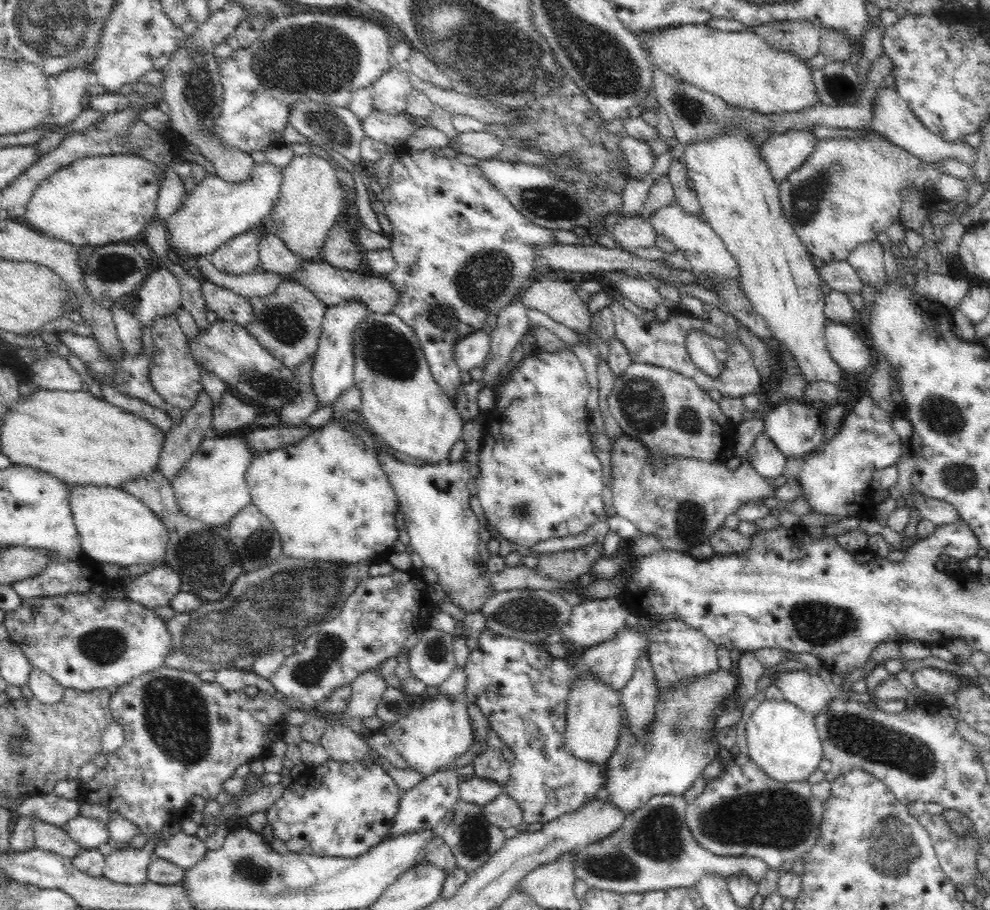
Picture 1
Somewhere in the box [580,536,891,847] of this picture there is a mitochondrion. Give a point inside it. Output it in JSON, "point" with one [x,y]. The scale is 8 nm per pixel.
{"point":[818,624]}

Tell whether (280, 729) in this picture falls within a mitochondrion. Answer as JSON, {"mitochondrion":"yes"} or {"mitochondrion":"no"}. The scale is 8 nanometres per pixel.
{"mitochondrion":"no"}

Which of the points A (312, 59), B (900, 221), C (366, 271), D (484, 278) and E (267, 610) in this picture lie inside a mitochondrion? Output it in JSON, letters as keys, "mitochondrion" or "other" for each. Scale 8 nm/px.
{"A":"mitochondrion","B":"other","C":"other","D":"mitochondrion","E":"mitochondrion"}

